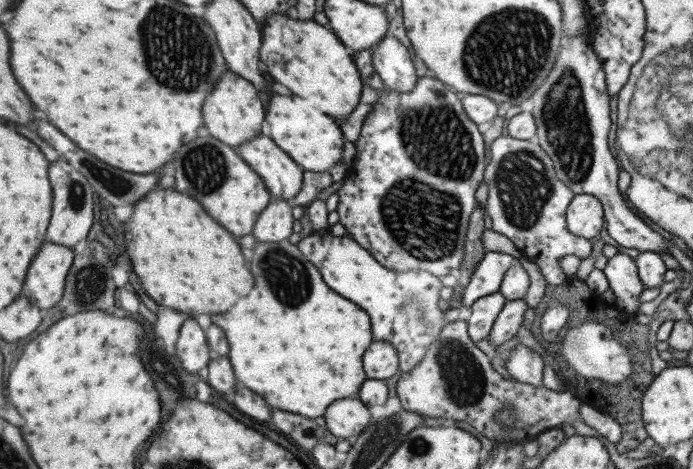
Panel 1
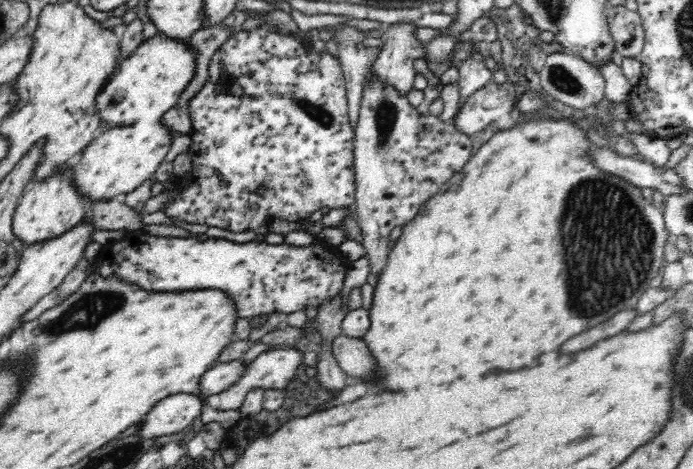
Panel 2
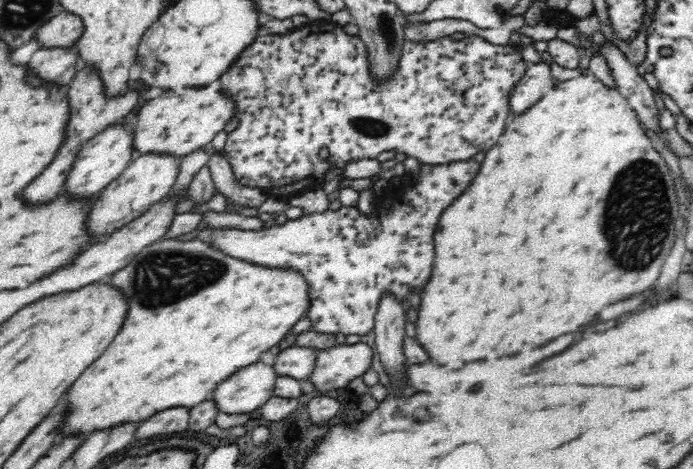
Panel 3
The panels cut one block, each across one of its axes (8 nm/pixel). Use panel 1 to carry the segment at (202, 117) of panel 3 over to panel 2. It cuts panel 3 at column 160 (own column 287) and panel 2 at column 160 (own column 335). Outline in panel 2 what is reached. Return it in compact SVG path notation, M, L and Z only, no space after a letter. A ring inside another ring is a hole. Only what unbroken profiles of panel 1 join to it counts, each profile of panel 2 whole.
M160 121L108 129L82 150L80 162L70 169L71 185L82 198L90 200L90 205L119 199L154 175L171 143L170 133Z

